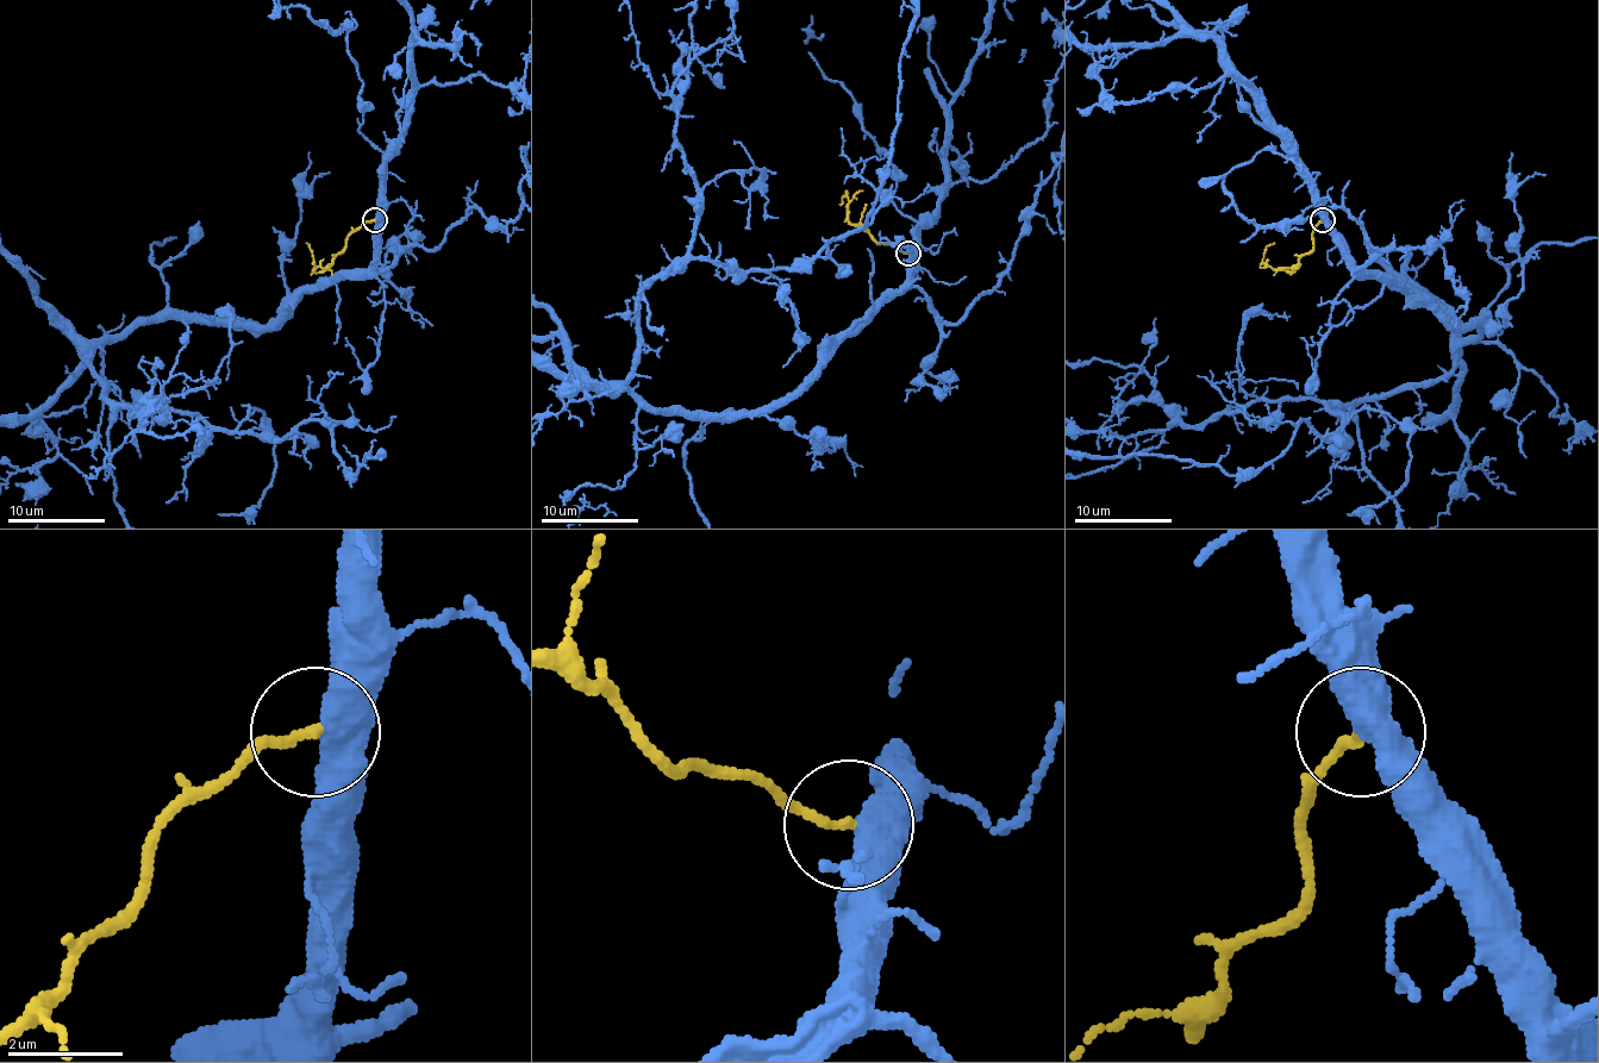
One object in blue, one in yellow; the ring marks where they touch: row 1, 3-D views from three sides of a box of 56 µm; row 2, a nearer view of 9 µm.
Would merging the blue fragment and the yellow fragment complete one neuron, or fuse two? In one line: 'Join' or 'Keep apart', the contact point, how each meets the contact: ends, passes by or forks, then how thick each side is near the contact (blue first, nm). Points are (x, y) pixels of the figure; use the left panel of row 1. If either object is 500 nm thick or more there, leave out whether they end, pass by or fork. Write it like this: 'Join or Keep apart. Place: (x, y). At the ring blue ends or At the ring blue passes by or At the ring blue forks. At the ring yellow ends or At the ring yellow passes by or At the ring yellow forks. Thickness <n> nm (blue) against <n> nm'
Join. Place: (374, 219). Thickness 500 nm (blue) against 160 nm

